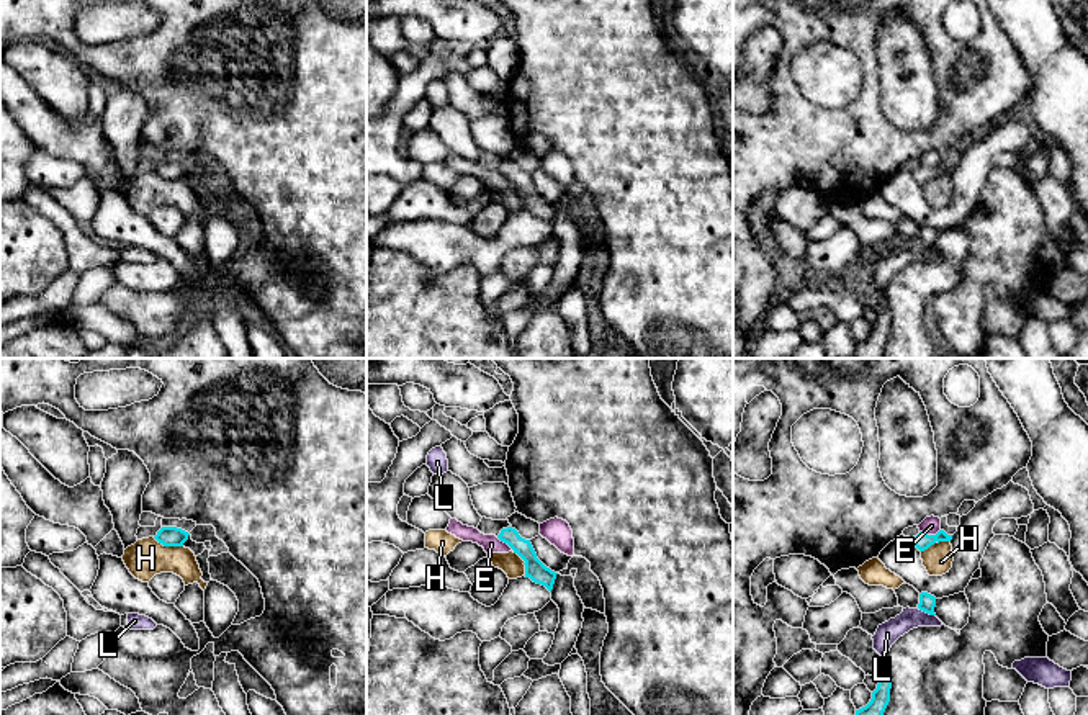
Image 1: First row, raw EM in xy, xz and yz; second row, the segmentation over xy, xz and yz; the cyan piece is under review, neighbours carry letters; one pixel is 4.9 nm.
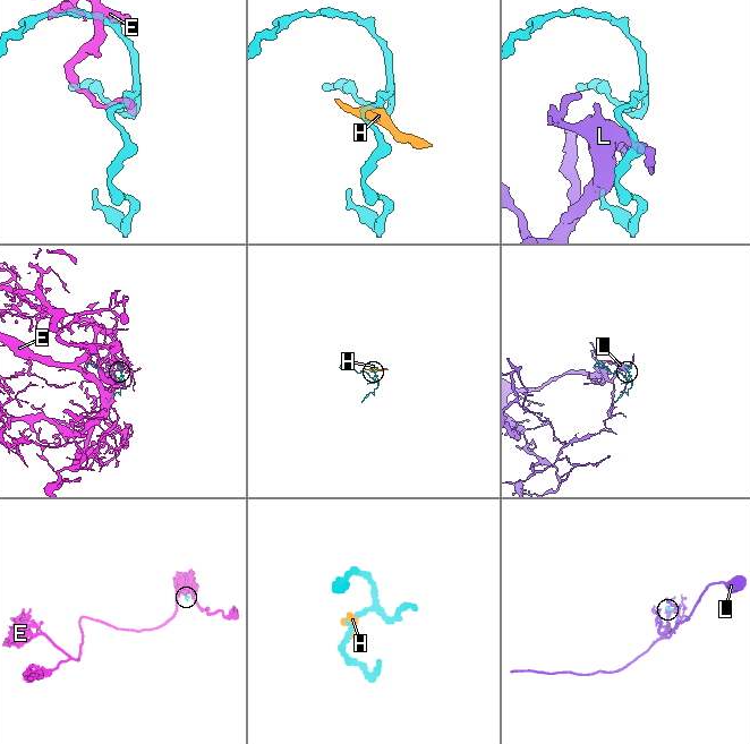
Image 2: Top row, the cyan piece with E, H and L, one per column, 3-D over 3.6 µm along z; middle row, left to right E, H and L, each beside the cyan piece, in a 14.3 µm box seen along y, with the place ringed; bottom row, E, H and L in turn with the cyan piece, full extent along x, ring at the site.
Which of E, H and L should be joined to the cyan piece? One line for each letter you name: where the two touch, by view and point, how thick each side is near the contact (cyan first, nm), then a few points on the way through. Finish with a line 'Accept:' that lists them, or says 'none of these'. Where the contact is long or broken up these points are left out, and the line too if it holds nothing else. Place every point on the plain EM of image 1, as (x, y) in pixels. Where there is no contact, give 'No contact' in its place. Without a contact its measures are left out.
Accept: none of these

